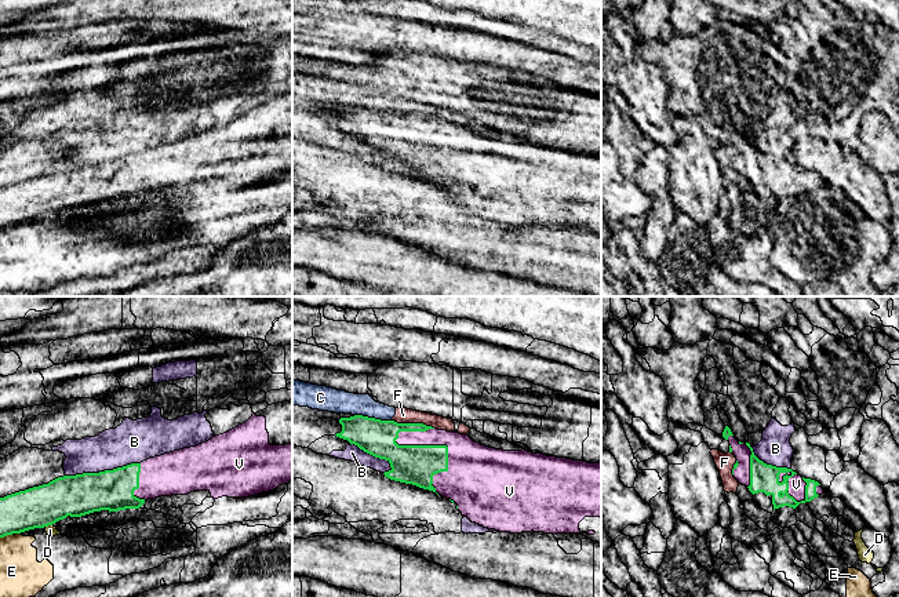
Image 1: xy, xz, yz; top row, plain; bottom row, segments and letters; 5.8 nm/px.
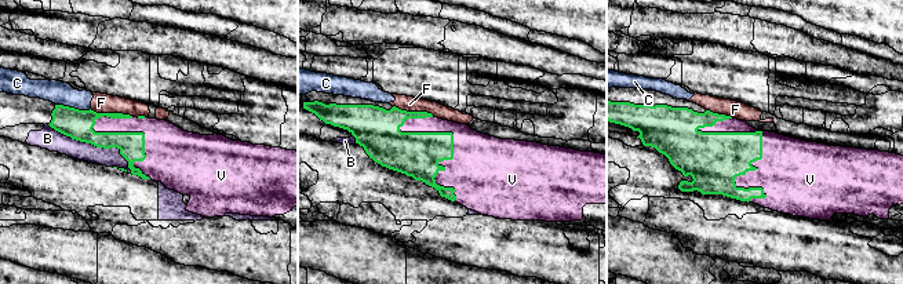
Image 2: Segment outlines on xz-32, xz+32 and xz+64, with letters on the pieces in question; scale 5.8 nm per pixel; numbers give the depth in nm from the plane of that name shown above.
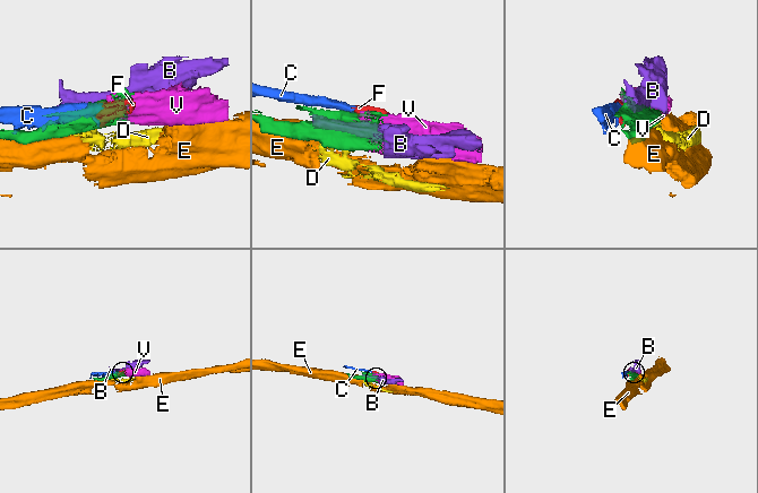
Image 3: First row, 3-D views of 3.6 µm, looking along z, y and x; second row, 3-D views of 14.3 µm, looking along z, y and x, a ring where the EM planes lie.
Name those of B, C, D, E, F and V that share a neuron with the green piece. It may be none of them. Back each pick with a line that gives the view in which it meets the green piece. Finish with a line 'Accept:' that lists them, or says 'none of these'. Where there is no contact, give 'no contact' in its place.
V: meets green in xz
Accept: V

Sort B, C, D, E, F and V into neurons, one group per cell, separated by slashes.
B / C F / D E / V

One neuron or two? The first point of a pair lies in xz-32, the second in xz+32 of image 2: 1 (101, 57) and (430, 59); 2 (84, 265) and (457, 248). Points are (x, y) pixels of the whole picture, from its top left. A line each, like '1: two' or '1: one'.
1: one
2: two

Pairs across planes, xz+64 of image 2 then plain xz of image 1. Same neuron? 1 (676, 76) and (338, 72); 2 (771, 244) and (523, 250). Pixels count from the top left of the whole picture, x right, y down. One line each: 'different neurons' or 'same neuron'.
1: same neuron
2: same neuron

